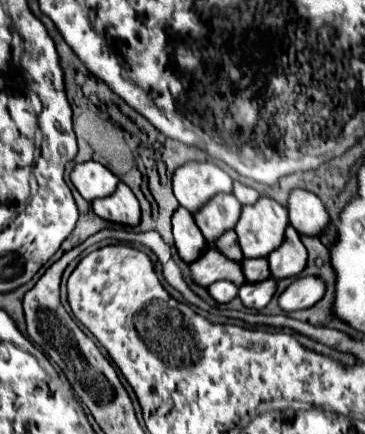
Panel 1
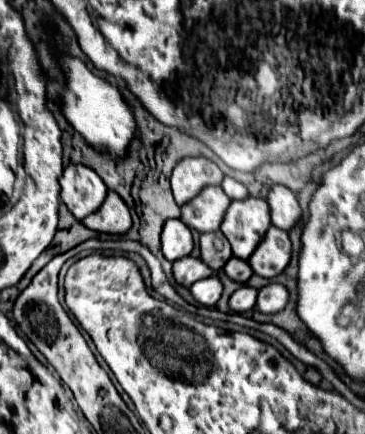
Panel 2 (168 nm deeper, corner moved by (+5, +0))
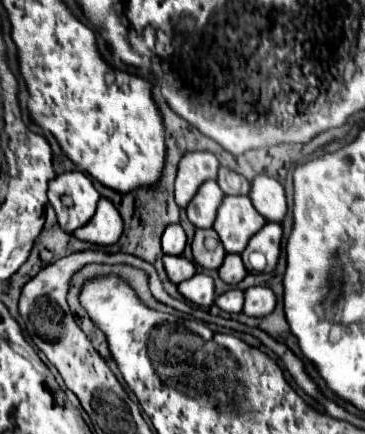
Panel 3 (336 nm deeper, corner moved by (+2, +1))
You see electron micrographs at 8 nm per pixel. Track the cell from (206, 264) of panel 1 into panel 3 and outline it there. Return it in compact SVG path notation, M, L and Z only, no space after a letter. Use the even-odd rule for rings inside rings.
M164 256L162 262L164 262L164 270L166 270L168 278L170 278L174 284L180 284L180 282L184 282L184 280L188 280L190 276L196 274L194 264L192 264L190 260L186 260L184 256Z

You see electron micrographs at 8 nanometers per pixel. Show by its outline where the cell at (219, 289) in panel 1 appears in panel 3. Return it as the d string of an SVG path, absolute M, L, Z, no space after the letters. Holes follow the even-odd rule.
M194 274L178 284L178 292L192 304L208 308L214 302L214 280L208 274Z

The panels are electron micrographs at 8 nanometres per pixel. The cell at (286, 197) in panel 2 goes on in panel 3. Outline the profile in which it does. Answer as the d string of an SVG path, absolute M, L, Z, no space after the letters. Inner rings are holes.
M258 174L248 192L254 208L270 222L282 222L286 216L286 196L278 180Z

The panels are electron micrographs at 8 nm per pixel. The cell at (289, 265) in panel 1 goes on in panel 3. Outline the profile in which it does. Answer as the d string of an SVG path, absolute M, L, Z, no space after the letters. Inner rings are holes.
M268 222L258 234L254 234L248 242L248 246L244 248L244 252L240 254L246 268L250 270L250 262L248 262L248 256L252 252L262 252L266 256L266 268L264 272L272 272L276 262L278 262L278 256L280 256L280 238L282 238L282 226L276 224L276 222Z

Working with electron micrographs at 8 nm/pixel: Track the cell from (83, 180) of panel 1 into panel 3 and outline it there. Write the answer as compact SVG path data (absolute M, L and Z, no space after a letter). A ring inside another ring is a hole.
M64 172L50 182L48 200L56 210L60 228L72 234L76 228L84 226L94 216L100 194L94 190L92 180L82 172ZM64 194L70 194L74 200L74 206L70 210L62 206L60 198Z

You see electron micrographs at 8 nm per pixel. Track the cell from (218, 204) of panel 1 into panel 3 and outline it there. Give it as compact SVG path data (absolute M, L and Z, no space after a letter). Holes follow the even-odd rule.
M206 180L206 184L202 184L202 188L198 188L194 200L190 200L190 204L186 208L188 220L196 228L212 228L214 216L216 216L216 210L220 206L222 198L224 198L224 192L218 188L216 180Z

